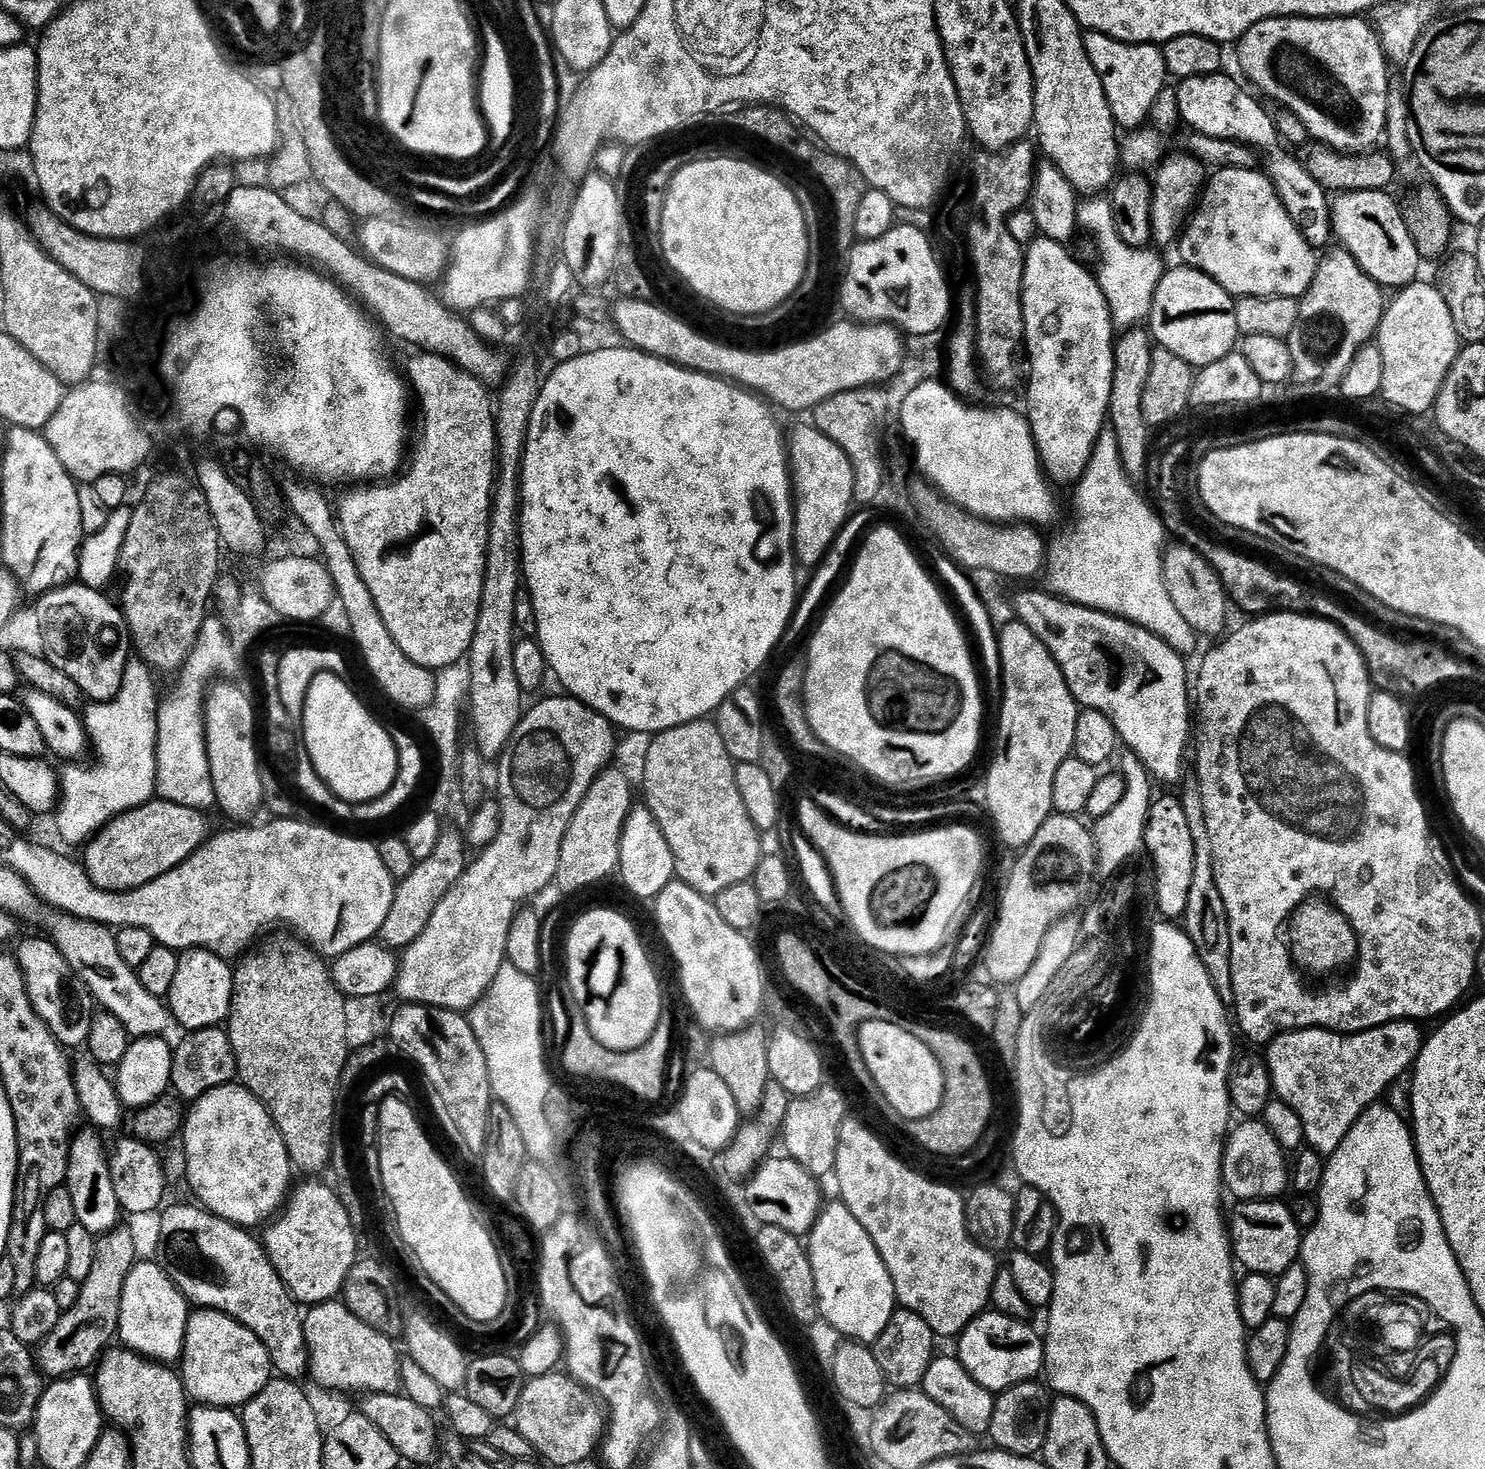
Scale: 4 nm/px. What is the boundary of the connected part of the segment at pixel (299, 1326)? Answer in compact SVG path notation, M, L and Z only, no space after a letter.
M176 1204L161 1218L158 1257L160 1267L193 1305L224 1312L249 1328L267 1346L275 1371L281 1377L299 1381L300 1375L309 1371L308 1343L304 1337L302 1312L299 1312L301 1309L297 1301L293 1300L285 1277L278 1271L277 1265L276 1268L272 1265L271 1258L264 1253L265 1245L257 1237L256 1241L251 1231L241 1228L238 1224L231 1224L229 1220L218 1218L207 1208L192 1204Z

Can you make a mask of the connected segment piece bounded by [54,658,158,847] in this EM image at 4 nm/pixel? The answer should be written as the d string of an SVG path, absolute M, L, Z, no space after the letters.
M132 658L124 674L124 685L115 700L104 703L93 703L86 713L87 732L91 743L96 744L96 752L100 755L100 766L94 772L76 772L72 776L72 784L76 788L63 789L62 803L55 813L56 828L61 838L68 844L77 847L86 844L101 828L106 827L115 816L121 816L132 808L140 808L156 796L156 735L158 734L158 695L156 696L156 680L153 669L145 660Z

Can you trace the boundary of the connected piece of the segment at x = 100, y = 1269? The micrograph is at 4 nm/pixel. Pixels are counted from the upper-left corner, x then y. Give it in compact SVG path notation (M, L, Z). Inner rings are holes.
M124 1226L117 1227L111 1234L99 1237L93 1269L80 1285L81 1294L77 1304L61 1315L58 1326L54 1326L52 1333L39 1345L38 1368L45 1377L67 1378L87 1373L87 1368L91 1369L109 1345L117 1339L122 1286L126 1286L128 1271L137 1260L136 1244Z

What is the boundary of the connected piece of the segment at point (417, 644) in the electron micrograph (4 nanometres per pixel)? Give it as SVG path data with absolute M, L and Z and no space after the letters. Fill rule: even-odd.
M425 355L424 376L416 380L416 388L420 391L420 400L424 403L424 441L416 452L416 461L408 472L405 480L392 484L389 488L384 486L372 486L369 492L352 492L344 501L338 504L338 521L348 543L348 549L352 552L354 562L358 566L358 574L362 574L362 582L373 595L374 602L381 612L382 622L386 629L393 635L402 653L417 663L418 666L439 670L450 667L463 661L472 647L472 639L478 626L478 614L482 602L482 590L484 589L484 571L486 570L486 558L488 557L488 531L492 521L492 497L498 479L498 445L496 443L496 417L494 415L494 400L488 397L489 389L480 381L474 379L468 372L456 367L451 360L444 356Z

